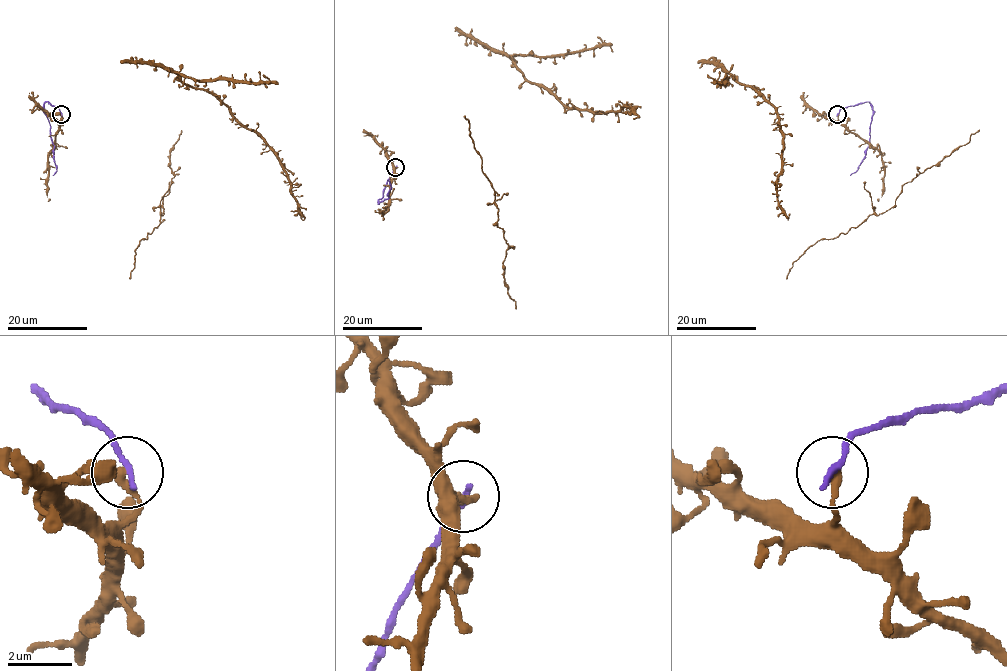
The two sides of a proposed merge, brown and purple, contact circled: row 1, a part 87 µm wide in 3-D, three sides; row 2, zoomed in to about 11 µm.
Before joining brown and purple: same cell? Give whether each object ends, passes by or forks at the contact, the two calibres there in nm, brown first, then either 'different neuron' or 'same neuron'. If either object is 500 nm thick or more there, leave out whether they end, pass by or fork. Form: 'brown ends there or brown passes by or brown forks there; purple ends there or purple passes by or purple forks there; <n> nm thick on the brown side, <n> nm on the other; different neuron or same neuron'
brown ends there; purple ends there; 300 nm thick on the brown side, 200 nm on the other; different neuron

